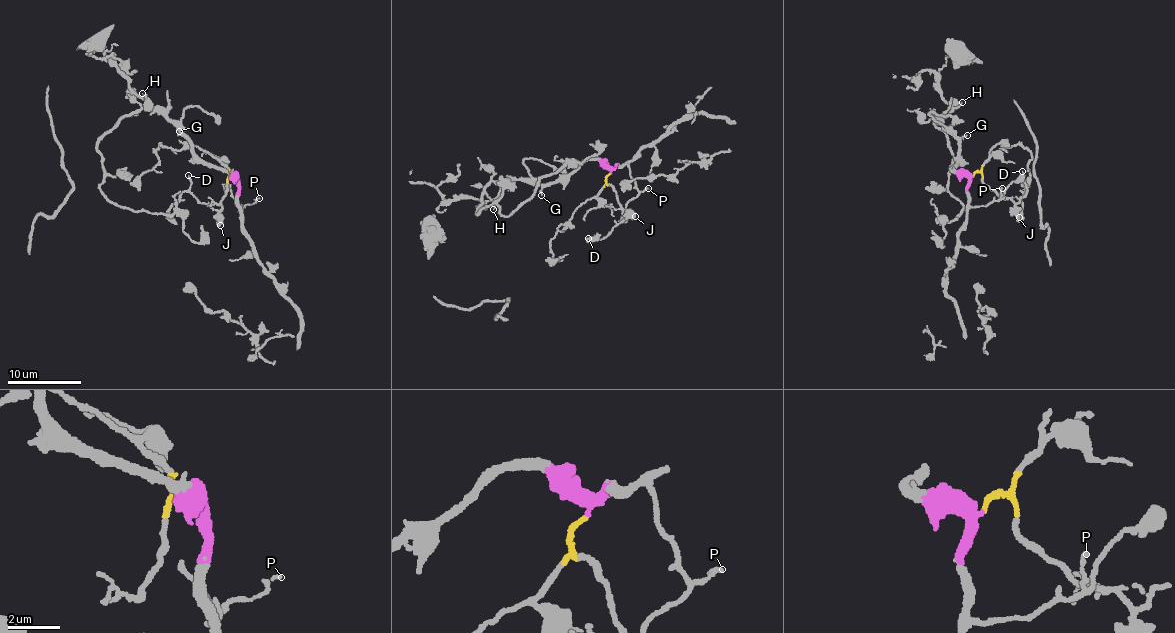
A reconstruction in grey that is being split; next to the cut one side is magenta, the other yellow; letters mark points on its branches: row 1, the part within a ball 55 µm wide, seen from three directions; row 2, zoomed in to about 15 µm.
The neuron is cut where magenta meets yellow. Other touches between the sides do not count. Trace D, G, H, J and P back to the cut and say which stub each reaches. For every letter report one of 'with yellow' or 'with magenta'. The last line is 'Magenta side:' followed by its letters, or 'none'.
D: with yellow
G: with magenta
H: with magenta
J: with yellow
P: with magenta
Magenta side: G, H, P

